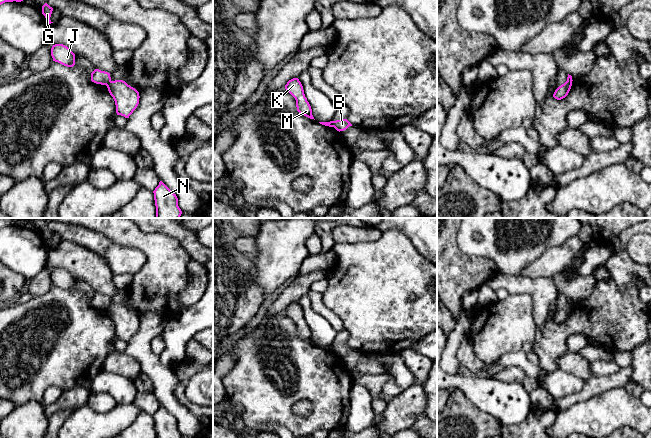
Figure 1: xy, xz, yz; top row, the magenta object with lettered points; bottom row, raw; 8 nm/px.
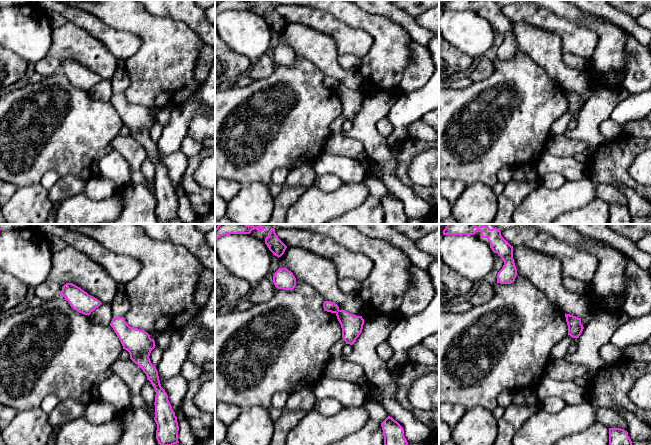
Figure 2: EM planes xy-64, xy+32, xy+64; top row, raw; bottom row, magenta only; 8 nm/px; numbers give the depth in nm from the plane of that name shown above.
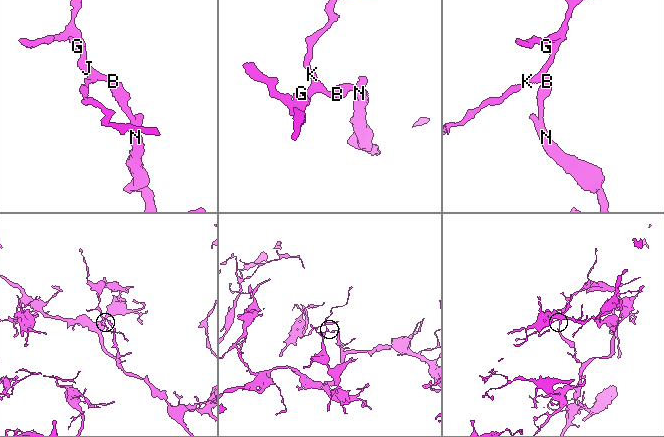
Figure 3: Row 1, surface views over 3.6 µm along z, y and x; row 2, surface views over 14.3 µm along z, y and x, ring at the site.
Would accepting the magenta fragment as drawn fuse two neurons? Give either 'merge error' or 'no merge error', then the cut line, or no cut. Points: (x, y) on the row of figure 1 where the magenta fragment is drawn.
merge error | xy (111, 81), (106, 85)

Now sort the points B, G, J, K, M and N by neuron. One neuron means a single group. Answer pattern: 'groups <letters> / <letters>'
groups B N / G J K M

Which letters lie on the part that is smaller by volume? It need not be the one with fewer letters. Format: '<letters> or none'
G, J, K, M

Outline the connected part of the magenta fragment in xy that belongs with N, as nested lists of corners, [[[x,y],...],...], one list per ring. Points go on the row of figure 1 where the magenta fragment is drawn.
[[[162,181],[153,193],[156,218],[180,218],[182,211],[178,206],[178,198]]]

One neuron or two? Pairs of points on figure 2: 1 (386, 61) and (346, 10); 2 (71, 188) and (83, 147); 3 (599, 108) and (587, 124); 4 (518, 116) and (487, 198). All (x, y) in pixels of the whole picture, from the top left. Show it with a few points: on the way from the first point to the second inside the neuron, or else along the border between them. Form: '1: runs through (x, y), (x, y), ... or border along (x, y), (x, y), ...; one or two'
1: runs through (386, 46), (386, 42), (361, 19); one
2: border along (60, 176), (76, 175), (86, 181); two
3: runs through (595, 112), (589, 120); one
4: border along (491, 186), (485, 183), (473, 183), (467, 187); two

